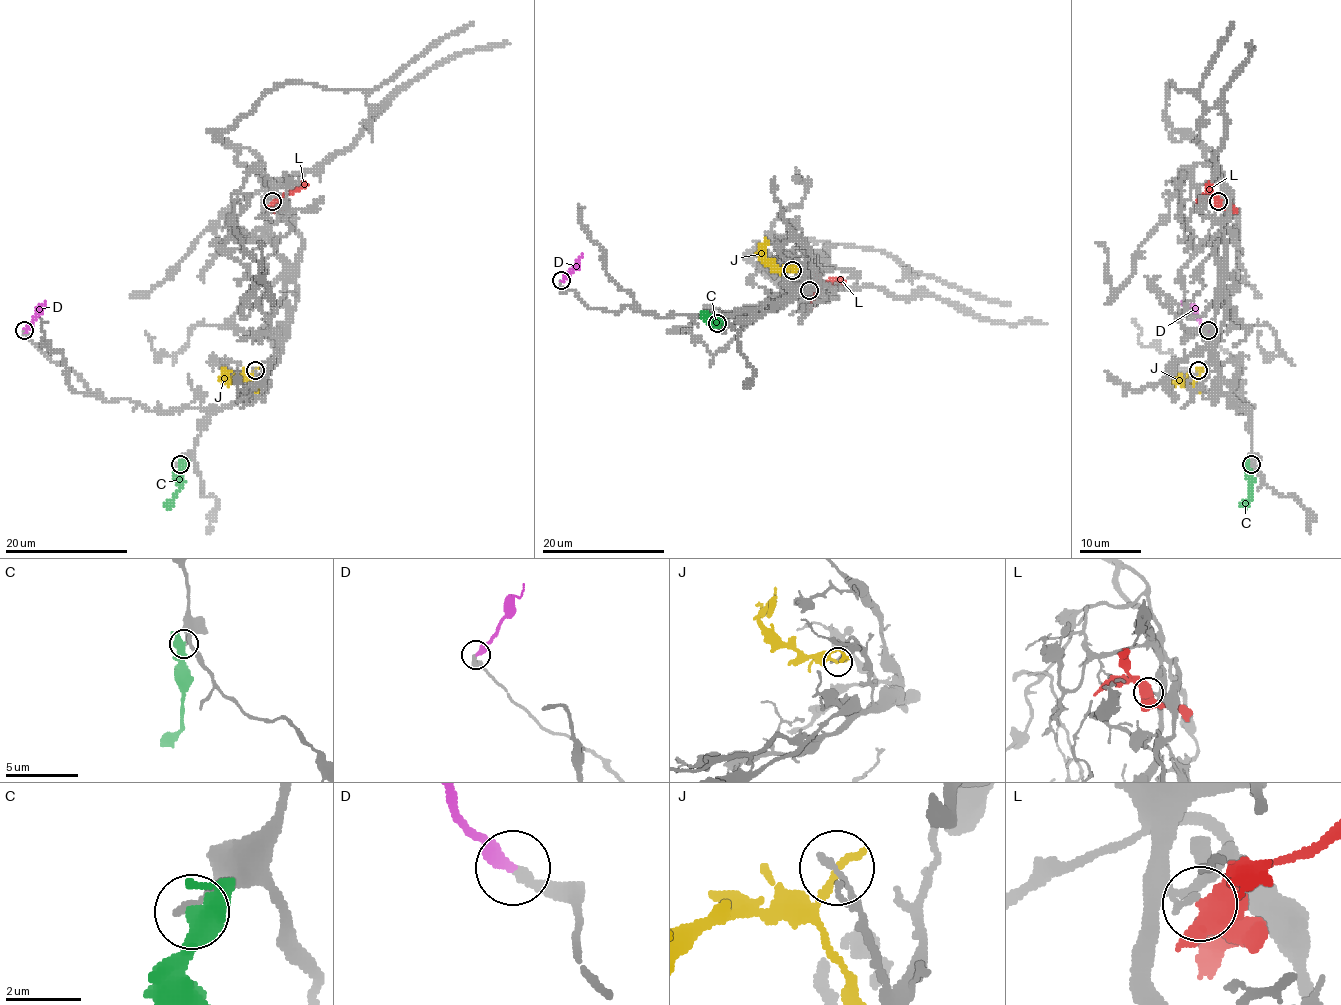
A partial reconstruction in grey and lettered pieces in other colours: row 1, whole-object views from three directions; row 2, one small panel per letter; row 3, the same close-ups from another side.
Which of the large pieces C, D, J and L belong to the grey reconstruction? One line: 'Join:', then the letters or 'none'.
Join: D

